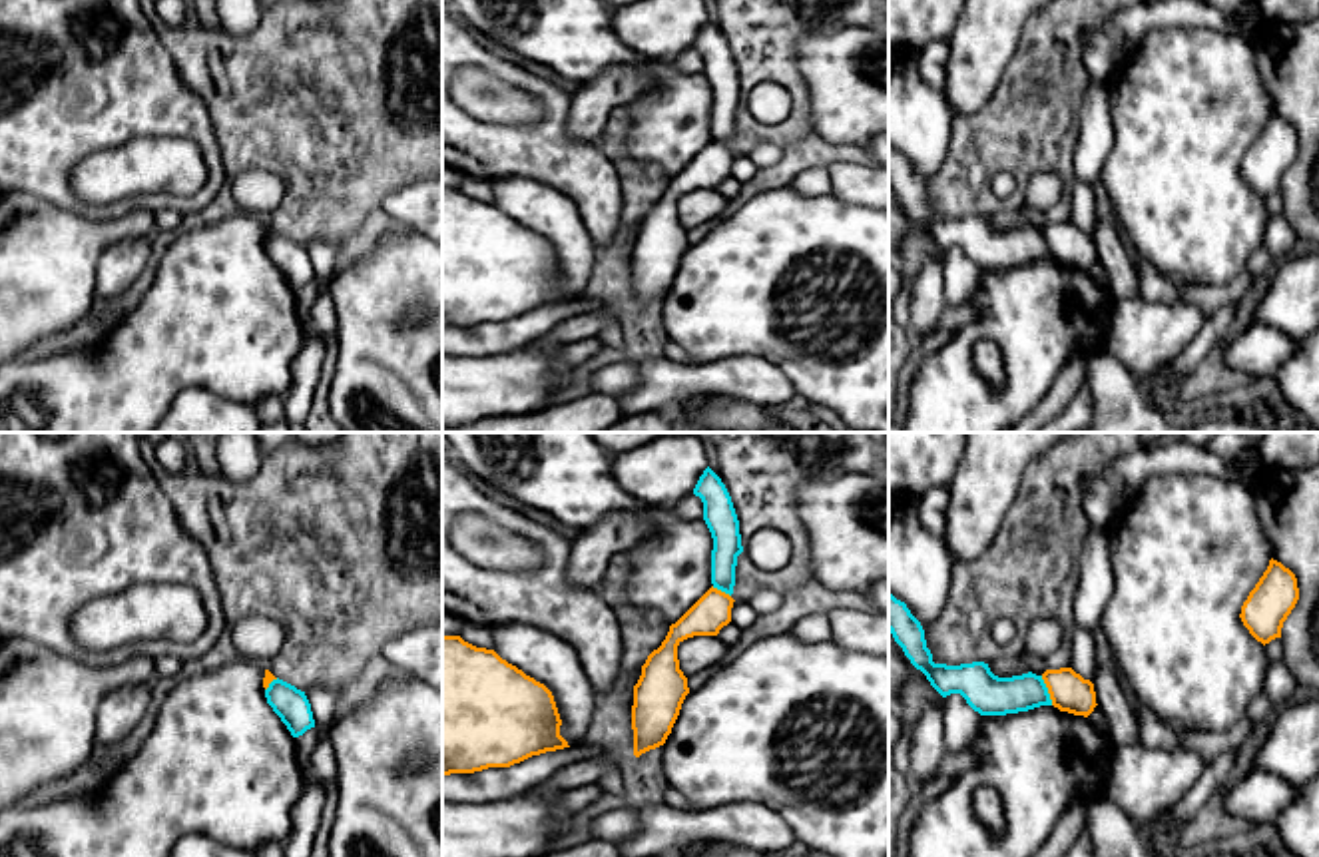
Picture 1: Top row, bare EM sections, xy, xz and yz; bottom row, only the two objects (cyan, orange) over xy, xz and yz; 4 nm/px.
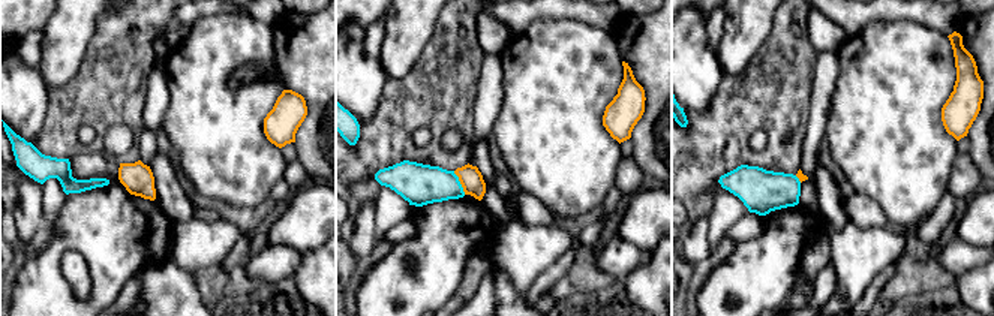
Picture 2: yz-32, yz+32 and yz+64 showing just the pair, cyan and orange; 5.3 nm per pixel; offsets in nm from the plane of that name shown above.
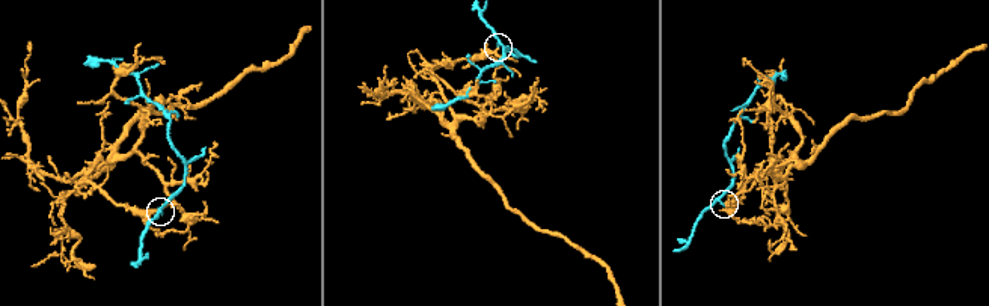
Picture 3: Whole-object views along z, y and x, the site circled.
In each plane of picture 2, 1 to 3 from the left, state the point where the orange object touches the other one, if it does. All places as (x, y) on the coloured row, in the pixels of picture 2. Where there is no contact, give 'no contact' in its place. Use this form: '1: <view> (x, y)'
1: no contact
2: yz+32 (459, 183)
3: yz+64 (798, 178)

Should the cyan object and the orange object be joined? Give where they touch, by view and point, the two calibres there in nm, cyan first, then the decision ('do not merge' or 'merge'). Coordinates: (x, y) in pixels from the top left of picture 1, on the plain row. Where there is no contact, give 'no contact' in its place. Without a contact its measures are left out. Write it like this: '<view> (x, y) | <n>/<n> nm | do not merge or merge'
yz (1047, 244) | 160/160 nm | do not merge

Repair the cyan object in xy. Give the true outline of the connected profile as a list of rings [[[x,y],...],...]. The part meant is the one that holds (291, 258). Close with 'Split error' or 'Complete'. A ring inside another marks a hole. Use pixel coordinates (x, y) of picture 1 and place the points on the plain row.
[[[277,231],[265,243],[265,251],[293,291],[299,291],[307,283],[315,281],[311,257],[305,245]]]. Complete

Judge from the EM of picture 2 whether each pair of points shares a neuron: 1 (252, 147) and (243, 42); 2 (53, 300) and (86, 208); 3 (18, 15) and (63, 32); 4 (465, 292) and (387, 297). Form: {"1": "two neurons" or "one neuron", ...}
{"1": "one neuron", "2": "one neuron", "3": "two neurons", "4": "two neurons"}

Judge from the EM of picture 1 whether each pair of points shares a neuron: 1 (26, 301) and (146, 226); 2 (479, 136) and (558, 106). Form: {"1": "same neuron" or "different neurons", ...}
{"1": "same neuron", "2": "same neuron"}

